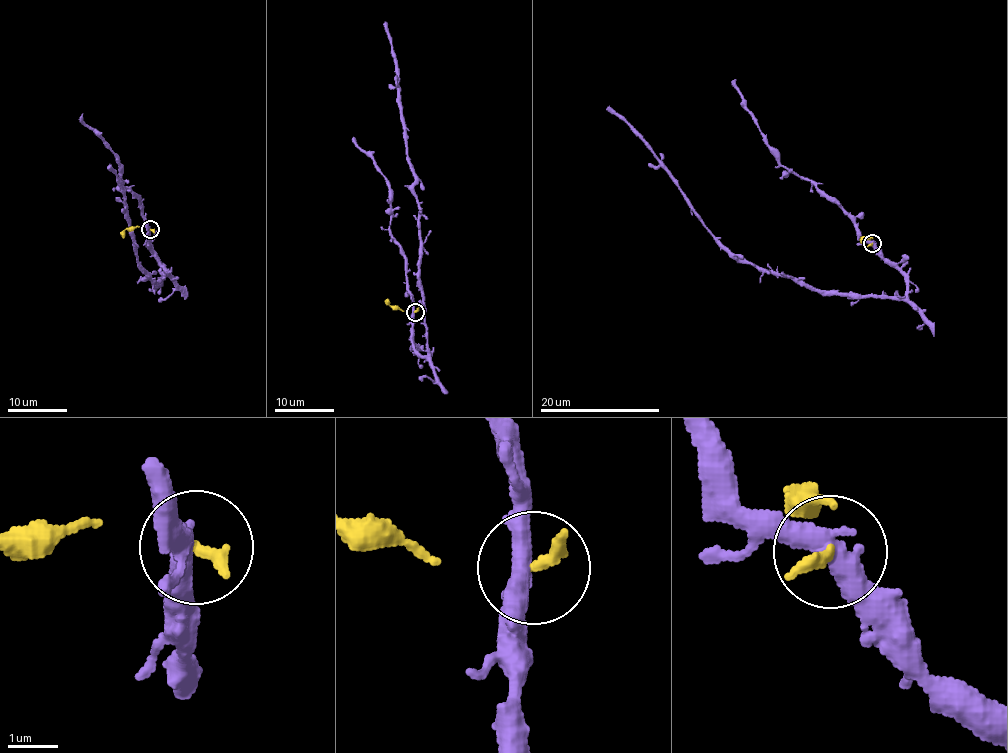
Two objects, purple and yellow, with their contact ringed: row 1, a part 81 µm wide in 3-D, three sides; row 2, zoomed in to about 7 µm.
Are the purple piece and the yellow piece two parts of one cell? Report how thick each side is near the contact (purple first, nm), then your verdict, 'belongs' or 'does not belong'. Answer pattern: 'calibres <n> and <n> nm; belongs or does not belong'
calibres 440 and 240 nm; does not belong

